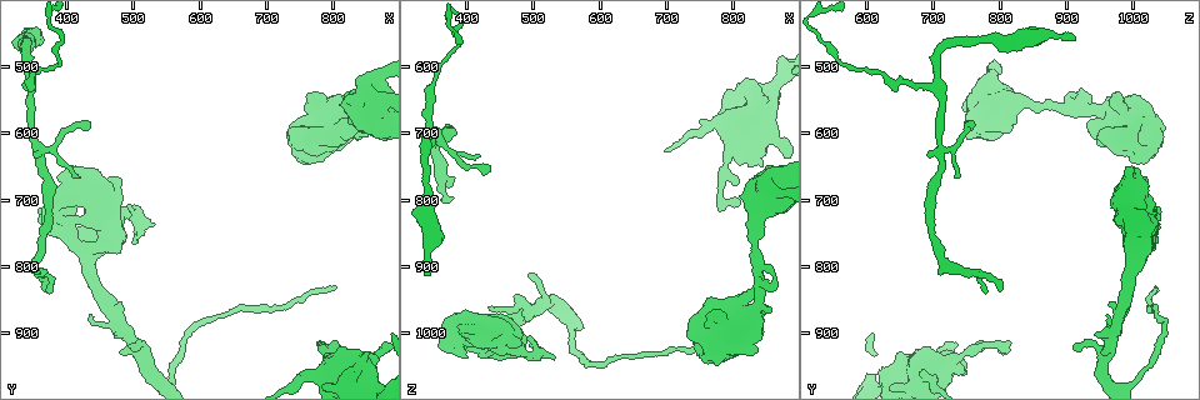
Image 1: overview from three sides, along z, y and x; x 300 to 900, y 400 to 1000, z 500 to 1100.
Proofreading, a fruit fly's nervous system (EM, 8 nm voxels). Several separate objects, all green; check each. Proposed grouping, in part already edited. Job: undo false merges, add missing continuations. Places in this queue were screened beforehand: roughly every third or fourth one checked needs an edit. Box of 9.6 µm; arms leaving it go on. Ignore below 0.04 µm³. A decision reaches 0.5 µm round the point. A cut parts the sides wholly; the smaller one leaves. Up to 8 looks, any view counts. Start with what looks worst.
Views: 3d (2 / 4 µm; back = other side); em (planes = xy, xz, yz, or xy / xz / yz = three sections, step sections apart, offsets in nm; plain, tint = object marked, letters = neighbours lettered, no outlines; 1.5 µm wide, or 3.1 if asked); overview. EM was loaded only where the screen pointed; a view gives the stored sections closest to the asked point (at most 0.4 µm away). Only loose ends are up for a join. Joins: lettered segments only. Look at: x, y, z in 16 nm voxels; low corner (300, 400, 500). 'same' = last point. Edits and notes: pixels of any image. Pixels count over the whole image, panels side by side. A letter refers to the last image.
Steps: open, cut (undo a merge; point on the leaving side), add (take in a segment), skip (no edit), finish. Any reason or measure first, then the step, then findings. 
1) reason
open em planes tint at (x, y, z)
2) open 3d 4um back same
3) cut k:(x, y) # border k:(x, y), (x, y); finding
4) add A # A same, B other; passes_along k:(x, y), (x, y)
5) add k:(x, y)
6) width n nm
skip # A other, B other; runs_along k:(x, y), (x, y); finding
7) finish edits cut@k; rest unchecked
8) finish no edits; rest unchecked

branch stops here
open 3d 2um at (420, 665, 735)

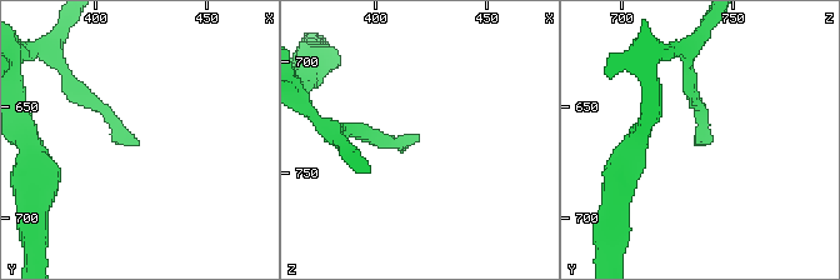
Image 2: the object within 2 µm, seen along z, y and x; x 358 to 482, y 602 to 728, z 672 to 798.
open em planes letters at (419, 666, 731)

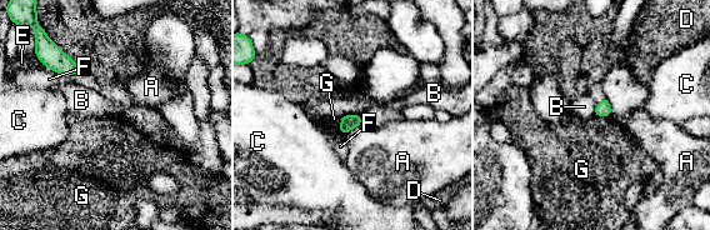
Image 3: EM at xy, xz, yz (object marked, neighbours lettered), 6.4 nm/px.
skip # A other, B other, C other, D other, E other, F other, G other; border 3:(360, 114), (346, 114), (340, 118); none of them fits

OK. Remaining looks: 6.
an open end
open em planes letters at (335, 460, 910)

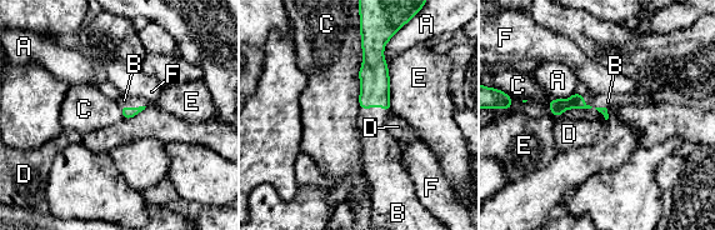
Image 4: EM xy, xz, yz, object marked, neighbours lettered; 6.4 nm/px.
add B # A other, B same, C other, D other, E other, F other; passes_along 4:(374, 76), (375, 106), (378, 145); the cell continues

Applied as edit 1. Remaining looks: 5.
see it whole again
open overview

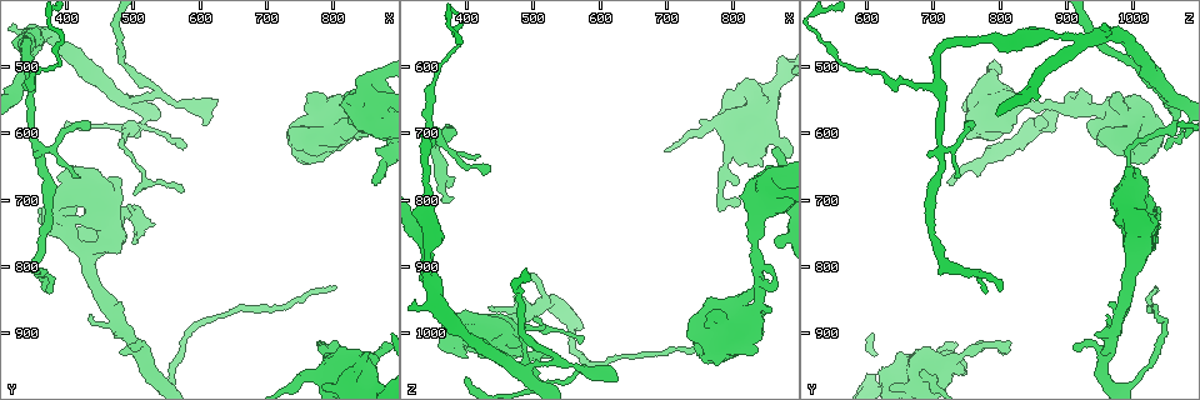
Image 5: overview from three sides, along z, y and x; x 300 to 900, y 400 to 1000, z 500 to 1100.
an open end
open em planes tint at (855, 675, 725)

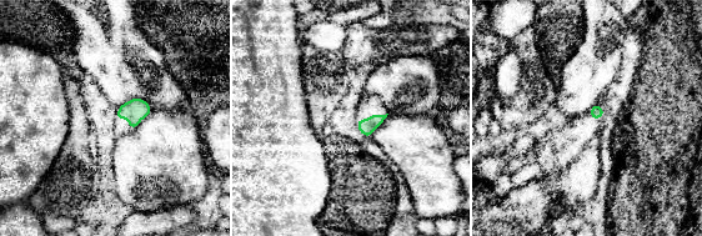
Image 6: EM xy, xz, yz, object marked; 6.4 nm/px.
see the neighbours
open em planes letters same

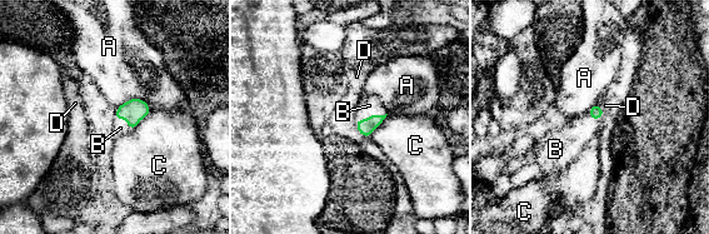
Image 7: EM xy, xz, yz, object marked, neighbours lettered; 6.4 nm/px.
add B # A other, B same, C other, D other; passes_along 7:(365, 128), (372, 115), (369, 105); the cell continues

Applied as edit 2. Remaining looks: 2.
finish edits add@4, add@7; rest unchecked

